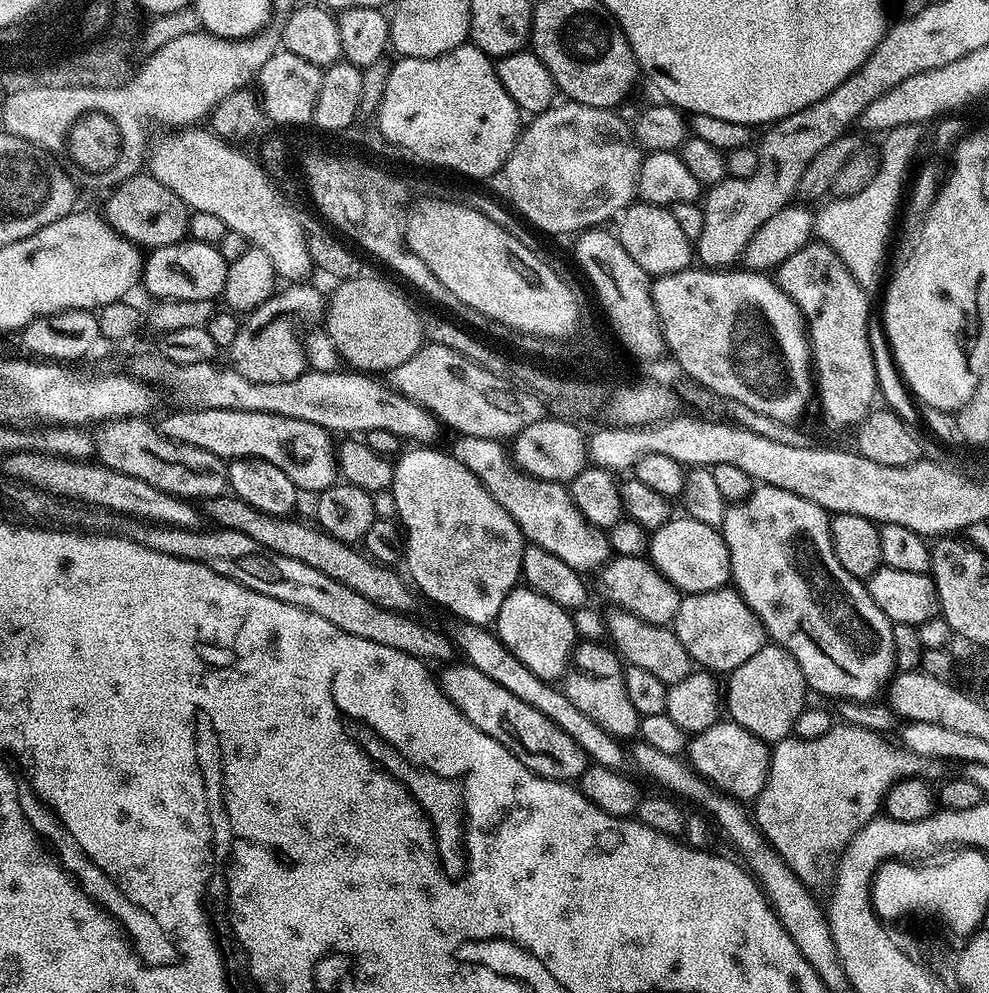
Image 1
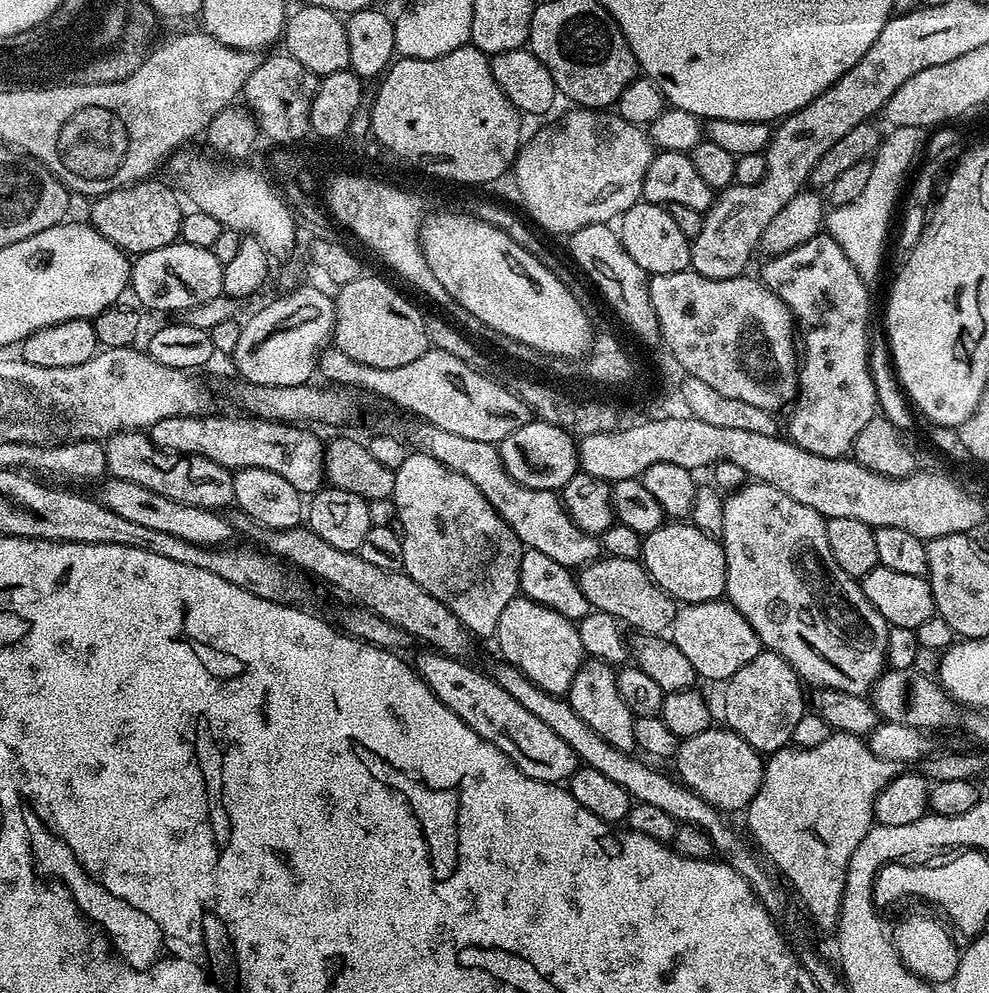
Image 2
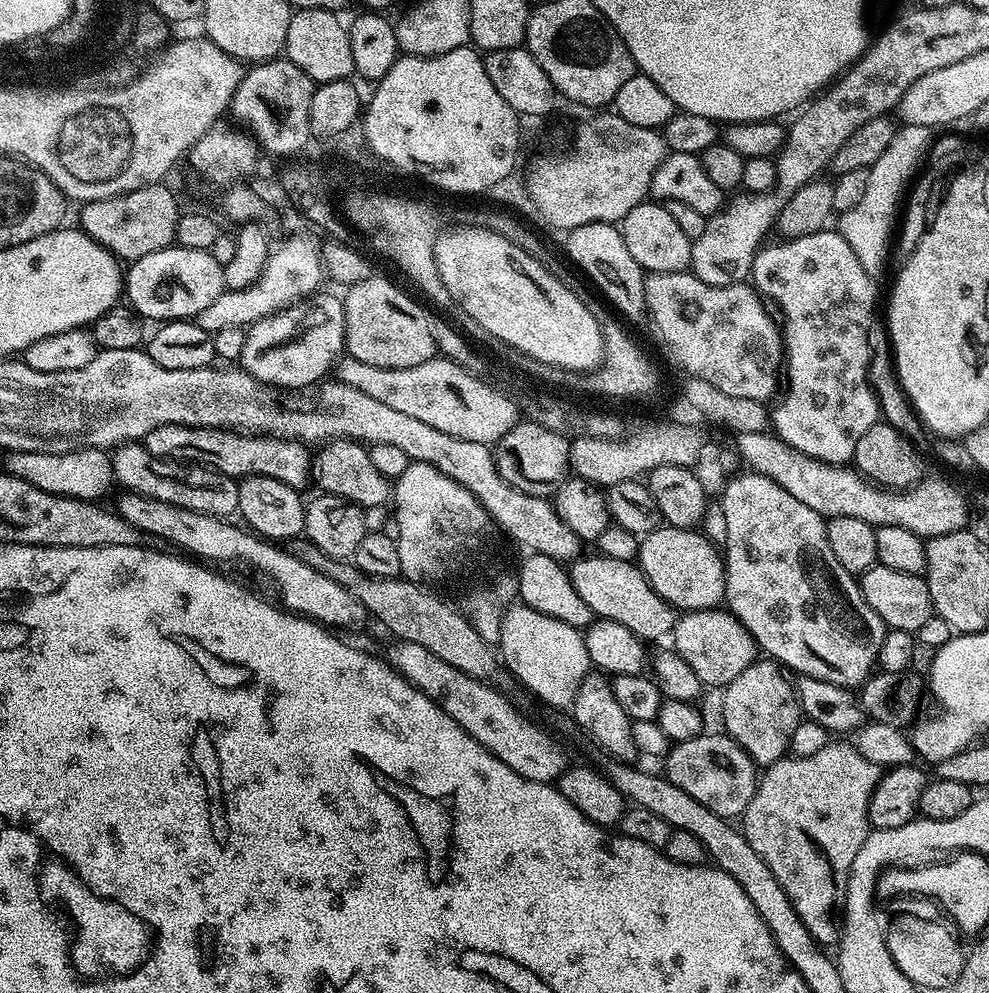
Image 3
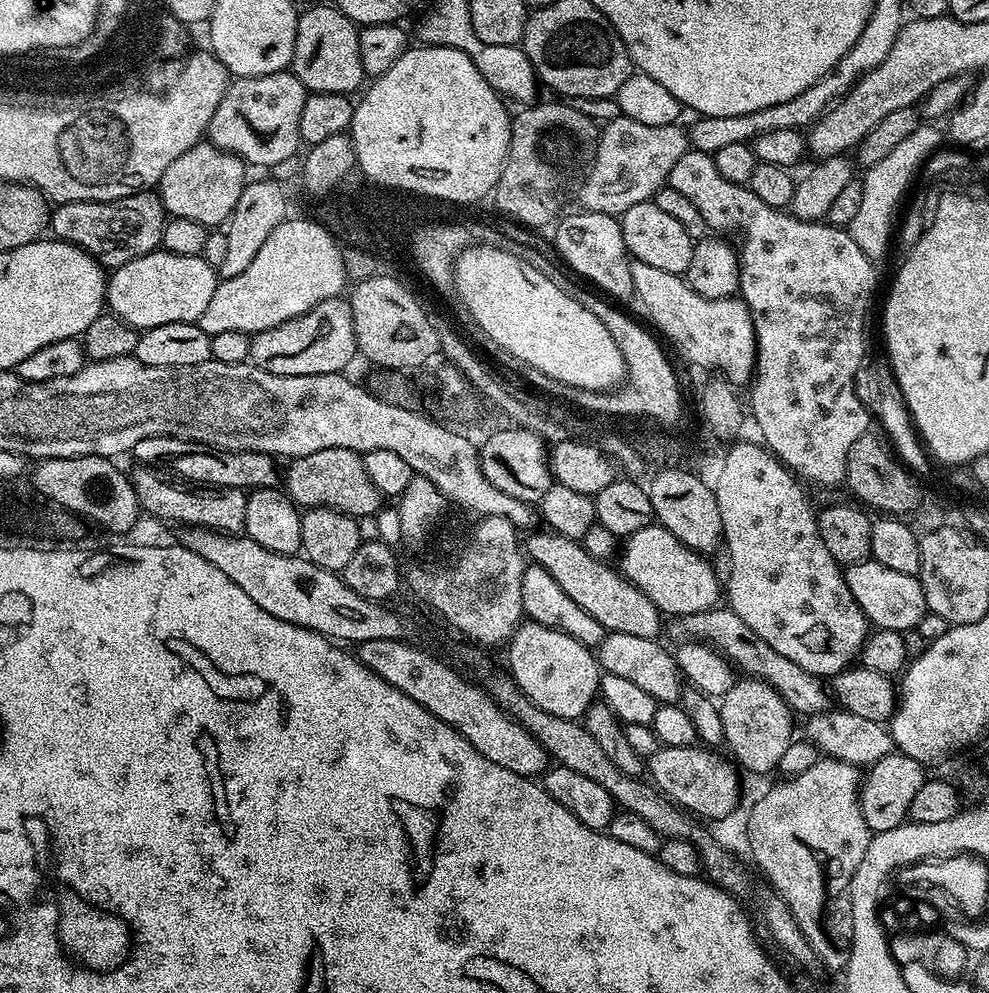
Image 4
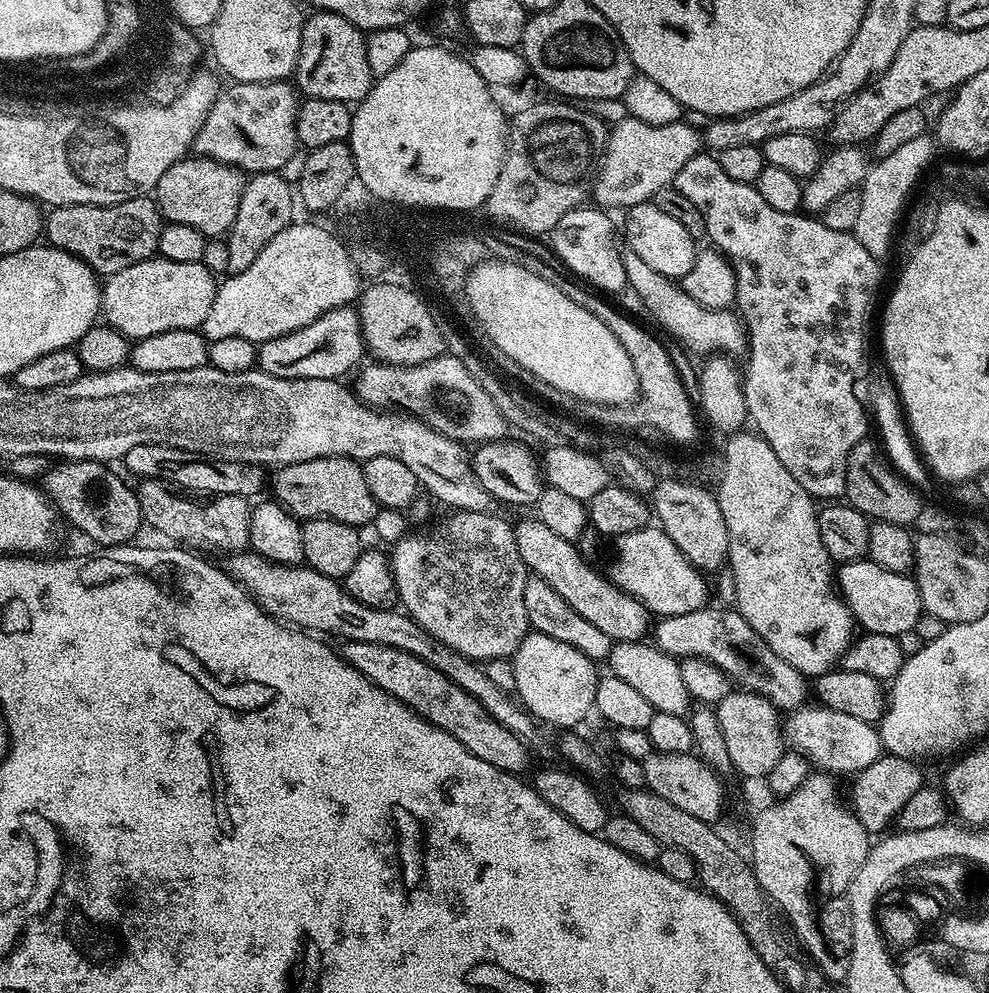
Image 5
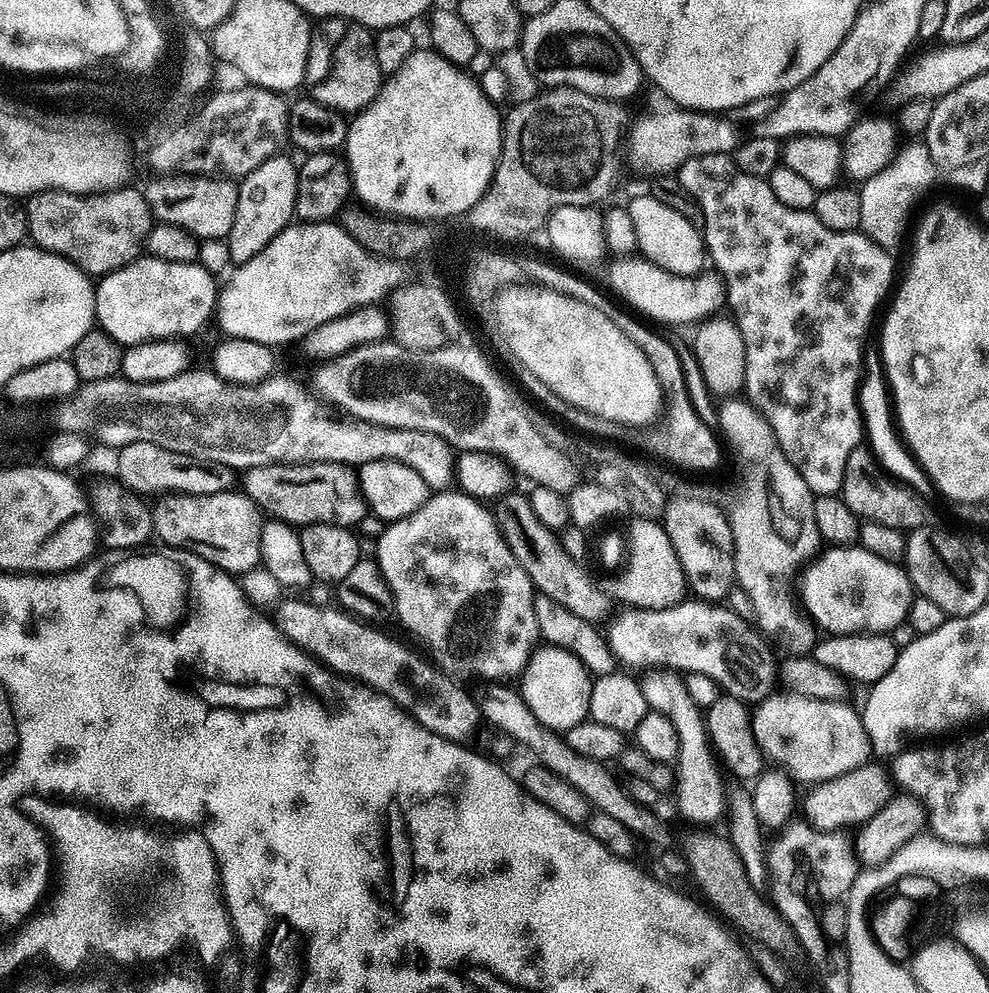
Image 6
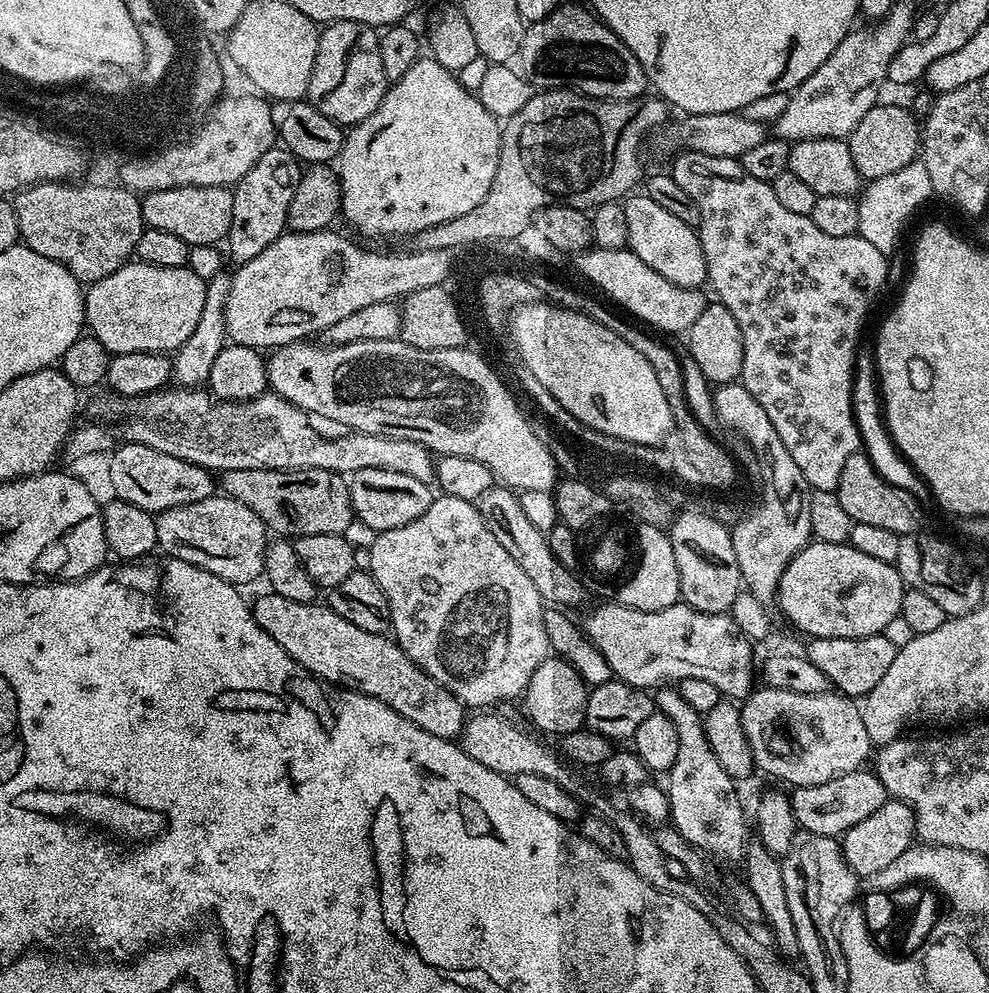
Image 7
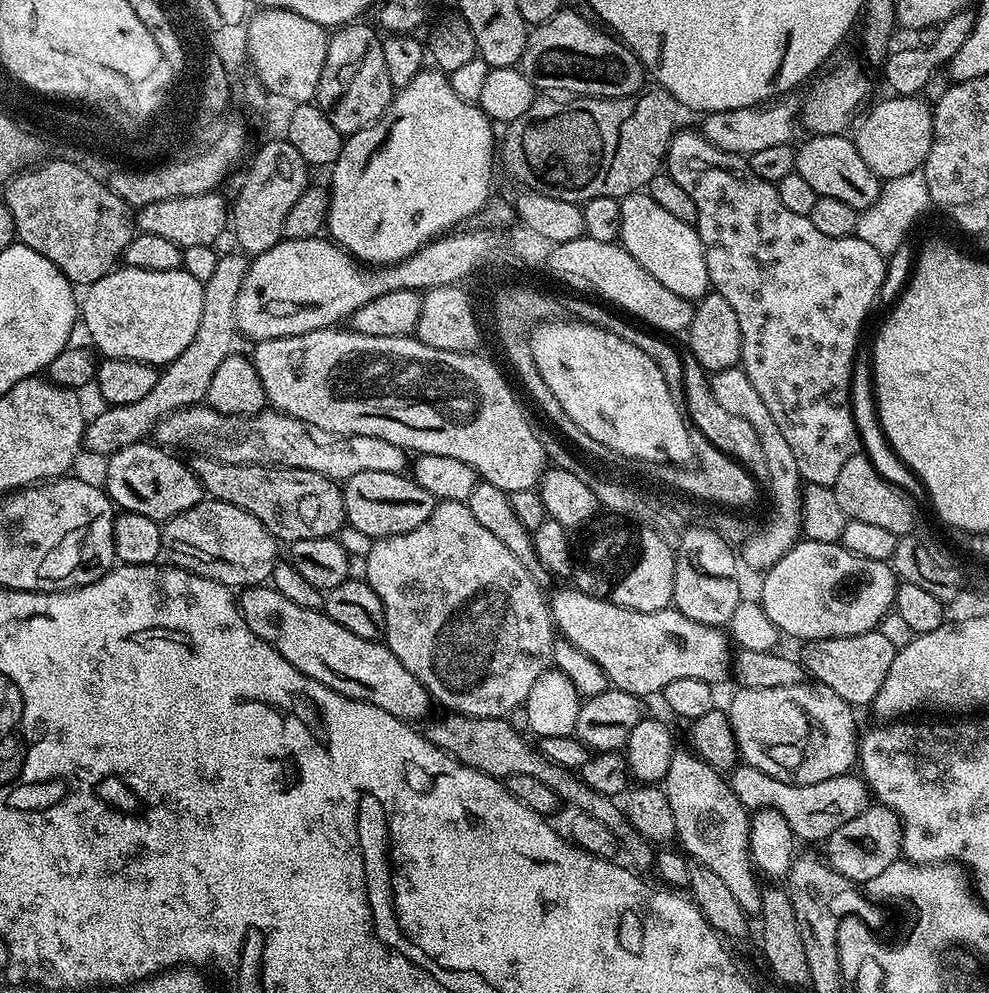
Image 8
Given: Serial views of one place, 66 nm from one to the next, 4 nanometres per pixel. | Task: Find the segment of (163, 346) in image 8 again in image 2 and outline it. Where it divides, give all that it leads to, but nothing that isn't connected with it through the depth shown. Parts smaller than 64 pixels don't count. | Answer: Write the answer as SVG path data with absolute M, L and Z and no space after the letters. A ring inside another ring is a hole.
M177 242L158 250L141 252L132 264L130 292L156 312L183 314L202 302L210 302L210 298L218 298L223 290L224 265L214 258L211 248Z

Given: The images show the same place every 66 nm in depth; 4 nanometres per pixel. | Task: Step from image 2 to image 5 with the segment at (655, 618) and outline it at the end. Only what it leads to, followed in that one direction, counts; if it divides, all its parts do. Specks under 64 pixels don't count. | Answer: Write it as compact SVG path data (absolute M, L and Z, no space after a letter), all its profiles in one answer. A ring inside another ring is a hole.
M535 518L529 520L515 521L512 529L518 554L522 558L525 568L529 573L542 582L550 582L586 622L593 626L598 626L602 634L606 634L612 641L643 641L645 639L644 631L649 631L650 613L638 598L634 598L628 592L623 592L619 586L613 584L607 575L599 576L590 565L587 564L579 547L573 541L566 538L558 538L554 530L546 527L546 522Z

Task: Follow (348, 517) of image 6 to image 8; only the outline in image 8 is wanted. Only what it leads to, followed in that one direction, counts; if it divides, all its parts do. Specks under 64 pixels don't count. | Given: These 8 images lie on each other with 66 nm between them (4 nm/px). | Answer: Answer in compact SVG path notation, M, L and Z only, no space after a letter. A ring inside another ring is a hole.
M203 454L195 457L190 467L205 493L213 500L230 502L258 518L262 526L266 526L269 534L280 542L291 542L302 538L326 538L335 537L340 529L345 527L344 518L344 490L337 481L328 476L314 474L314 470L302 470L301 468L281 468L268 464L227 464L221 460L215 460L212 456Z

